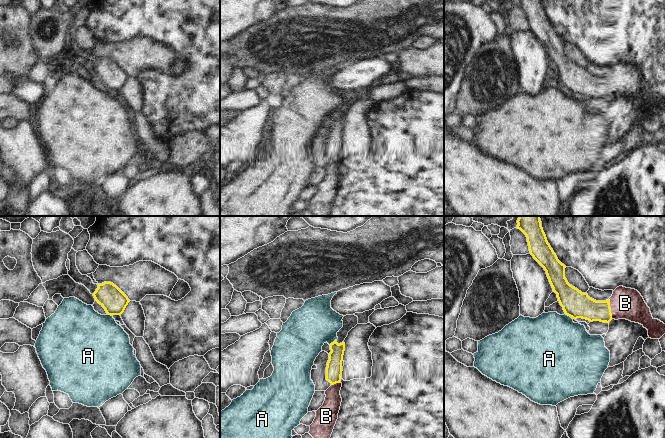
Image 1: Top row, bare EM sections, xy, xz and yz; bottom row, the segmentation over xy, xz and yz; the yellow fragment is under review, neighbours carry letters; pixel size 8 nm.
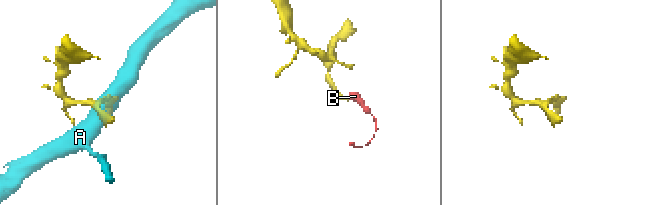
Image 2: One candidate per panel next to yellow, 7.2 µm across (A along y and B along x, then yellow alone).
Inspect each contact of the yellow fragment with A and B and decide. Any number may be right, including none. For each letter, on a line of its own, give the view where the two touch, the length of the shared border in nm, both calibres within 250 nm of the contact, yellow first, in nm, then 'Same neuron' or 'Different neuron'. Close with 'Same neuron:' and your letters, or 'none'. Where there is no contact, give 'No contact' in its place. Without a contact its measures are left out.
A: Touches yellow in xz. Shared border 80 nm. Thickness 130 nm (yellow) against 360 nm. Different neuron
B: Touches yellow in yz. Shared border 160 nm. Thickness 200 nm (yellow) against 260 nm. Same neuron
Same neuron: B.

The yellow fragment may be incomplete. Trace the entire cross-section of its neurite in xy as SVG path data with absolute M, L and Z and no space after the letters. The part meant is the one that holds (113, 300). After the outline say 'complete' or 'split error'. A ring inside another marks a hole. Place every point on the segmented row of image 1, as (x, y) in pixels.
M111 282L99 284L93 296L95 301L111 316L121 315L130 302L128 297Z; complete

